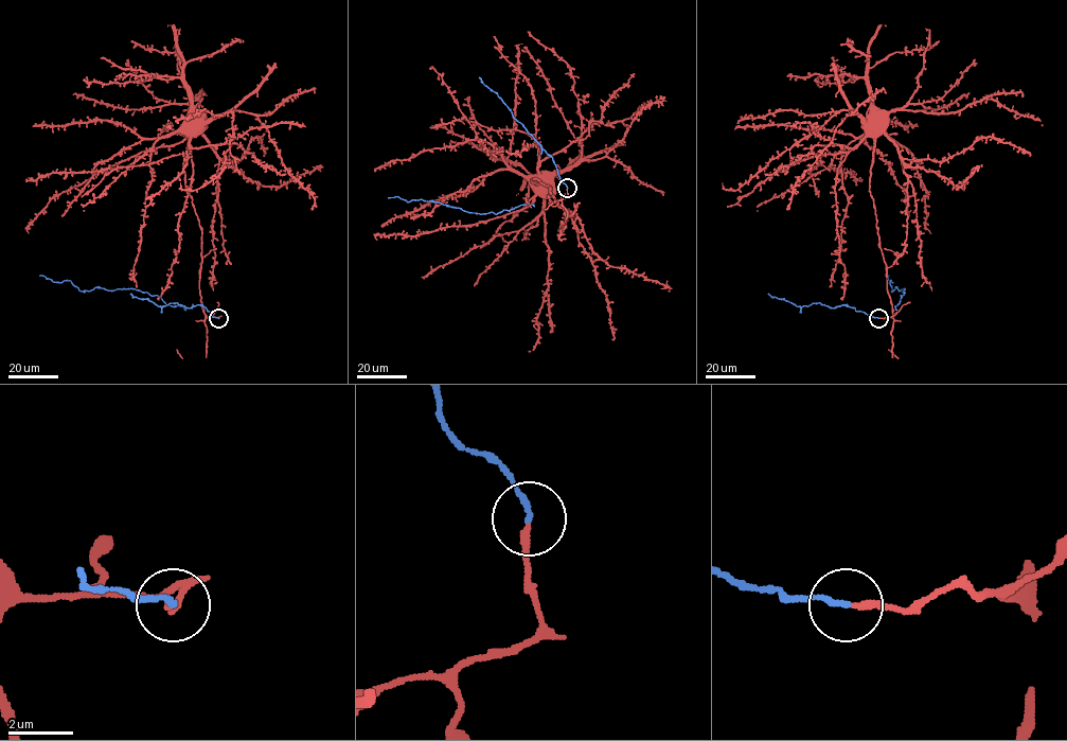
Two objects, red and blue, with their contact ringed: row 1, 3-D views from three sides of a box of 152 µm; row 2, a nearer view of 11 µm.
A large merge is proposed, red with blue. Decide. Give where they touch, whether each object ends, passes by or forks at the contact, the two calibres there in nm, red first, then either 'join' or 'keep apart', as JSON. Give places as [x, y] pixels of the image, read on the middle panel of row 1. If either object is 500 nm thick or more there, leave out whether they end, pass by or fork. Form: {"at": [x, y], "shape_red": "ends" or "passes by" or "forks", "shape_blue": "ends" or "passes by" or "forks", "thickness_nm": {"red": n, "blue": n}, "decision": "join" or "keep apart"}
{"at": [567, 188], "shape_red": "ends", "shape_blue": "ends", "thickness_nm": {"red": 190, "blue": 170}, "decision": "join"}

